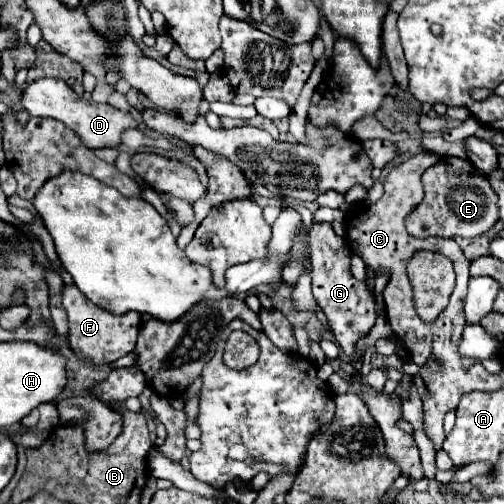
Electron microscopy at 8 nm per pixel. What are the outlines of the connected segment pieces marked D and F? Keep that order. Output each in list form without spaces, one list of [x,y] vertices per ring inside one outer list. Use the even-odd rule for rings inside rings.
[[[39,79],[39,81],[25,85],[21,103],[35,117],[49,117],[49,119],[57,119],[57,121],[65,123],[91,149],[119,147],[121,133],[125,129],[137,129],[137,121],[131,117],[131,113],[123,113],[123,111],[111,107],[109,103],[87,101],[87,99],[75,95],[75,91],[71,91],[71,87],[67,87],[67,83],[63,83],[61,79]]]
[[[75,285],[63,287],[63,307],[67,311],[69,323],[69,343],[71,349],[85,361],[93,365],[107,365],[117,361],[119,357],[131,353],[137,343],[137,331],[141,325],[141,315],[135,311],[125,315],[111,315],[101,307],[95,307]]]

